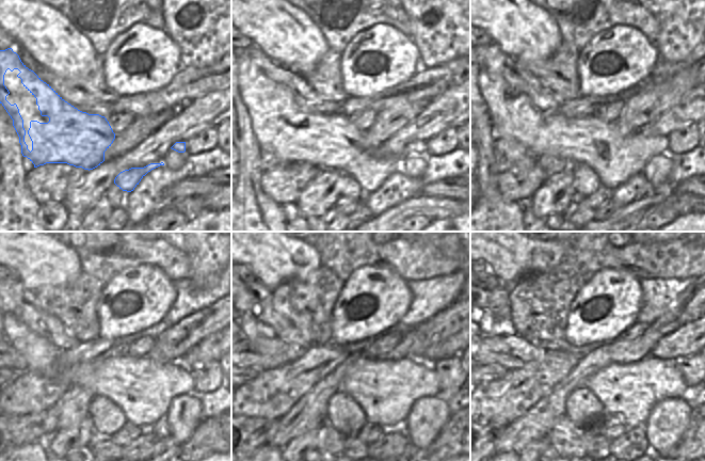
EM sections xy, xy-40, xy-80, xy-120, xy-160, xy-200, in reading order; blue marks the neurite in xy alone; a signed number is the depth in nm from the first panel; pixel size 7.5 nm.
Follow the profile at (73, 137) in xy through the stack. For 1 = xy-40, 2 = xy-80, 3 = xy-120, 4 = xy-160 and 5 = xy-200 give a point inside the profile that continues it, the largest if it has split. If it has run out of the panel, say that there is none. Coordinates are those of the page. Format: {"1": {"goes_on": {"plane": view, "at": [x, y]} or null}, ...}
{"1": {"goes_on": {"plane": "xy-40", "at": [327, 141]}}, "2": {"goes_on": {"plane": "xy-80", "at": [615, 158]}}, "3": {"goes_on": {"plane": "xy-120", "at": [143, 388]}}, "4": {"goes_on": {"plane": "xy-160", "at": [385, 390]}}, "5": {"goes_on": {"plane": "xy-200", "at": [633, 390]}}}

